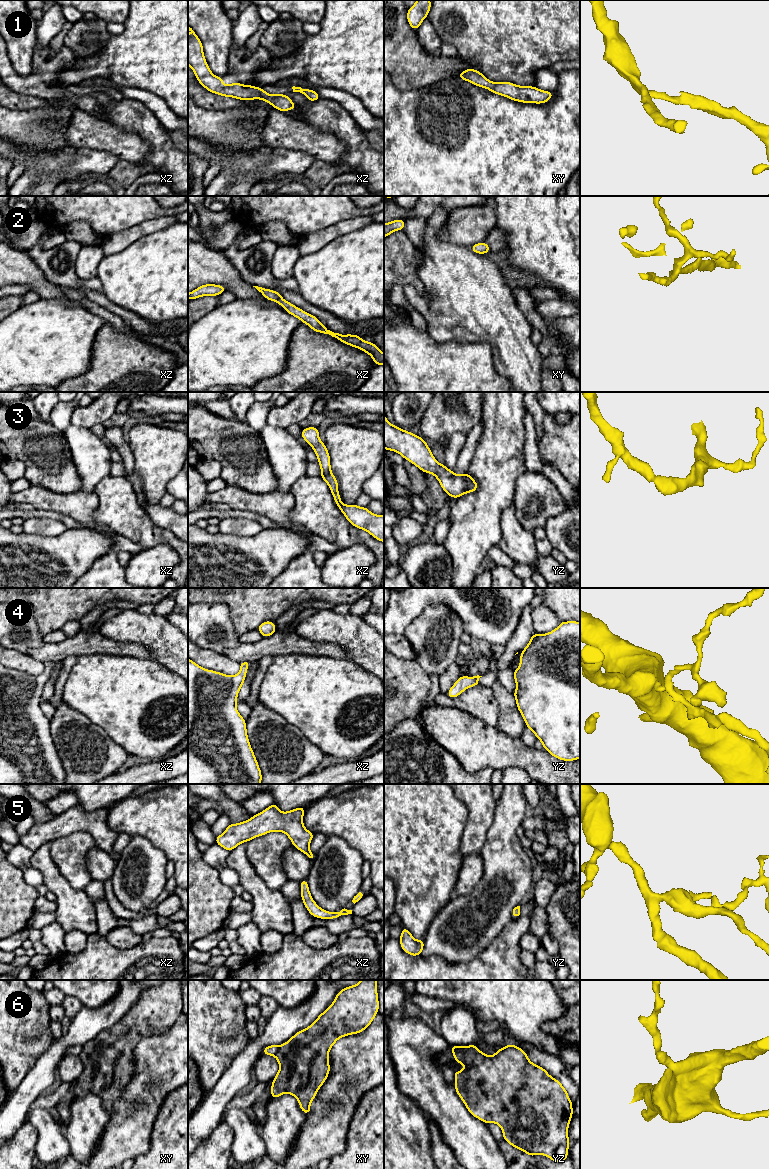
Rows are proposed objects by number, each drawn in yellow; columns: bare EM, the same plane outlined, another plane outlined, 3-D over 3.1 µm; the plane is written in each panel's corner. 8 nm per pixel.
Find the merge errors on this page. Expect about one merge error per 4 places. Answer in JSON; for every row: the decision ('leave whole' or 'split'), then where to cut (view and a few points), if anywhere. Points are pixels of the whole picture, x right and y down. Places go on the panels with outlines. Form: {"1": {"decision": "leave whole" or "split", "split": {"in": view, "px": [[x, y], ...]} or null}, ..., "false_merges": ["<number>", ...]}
{"1": {"decision": "leave whole", "split": null}, "2": {"decision": "leave whole", "split": null}, "3": {"decision": "leave whole", "split": null}, "4": {"decision": "leave whole", "split": null}, "5": {"decision": "leave whole", "split": null}, "6": {"decision": "split", "split": {"in": "yz", "px": [[465, 1047], [453, 1051]]}}, "false_merges": ["6"]}

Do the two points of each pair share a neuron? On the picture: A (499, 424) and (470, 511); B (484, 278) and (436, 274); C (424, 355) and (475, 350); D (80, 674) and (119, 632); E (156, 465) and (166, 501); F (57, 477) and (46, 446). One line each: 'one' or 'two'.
A: one
B: one
C: one
D: two
E: two
F: one

